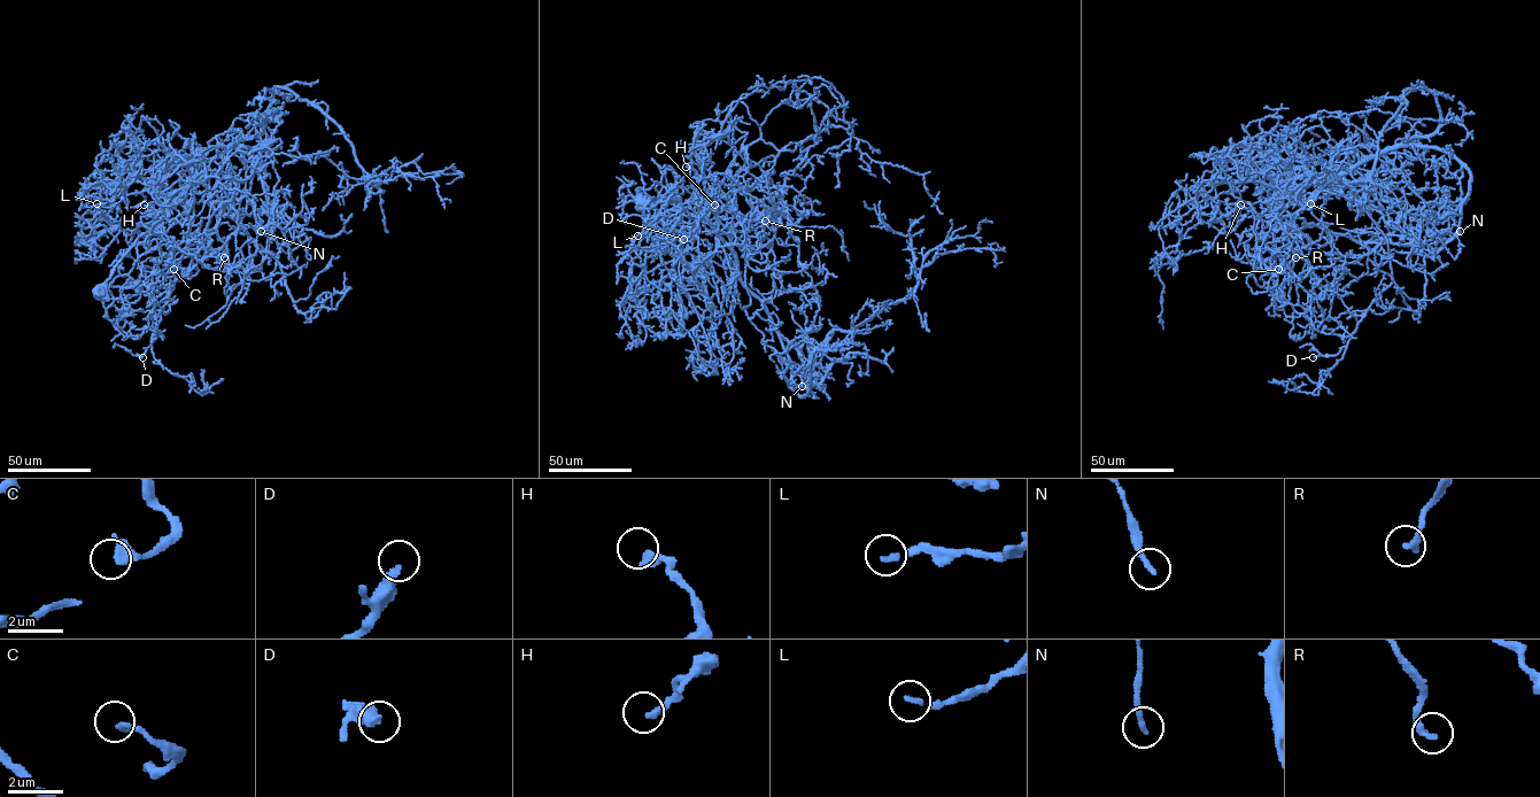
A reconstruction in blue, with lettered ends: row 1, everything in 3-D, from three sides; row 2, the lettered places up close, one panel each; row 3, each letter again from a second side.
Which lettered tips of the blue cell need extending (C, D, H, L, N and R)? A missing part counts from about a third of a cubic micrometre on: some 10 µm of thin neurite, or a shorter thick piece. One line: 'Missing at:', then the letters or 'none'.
Missing at: D, L, N

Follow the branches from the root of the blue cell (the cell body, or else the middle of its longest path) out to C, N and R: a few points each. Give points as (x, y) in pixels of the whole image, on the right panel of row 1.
C: (1277, 291), (1284, 303), (1289, 300), (1290, 277), (1282, 268), (1271, 230), (1274, 241), (1283, 244), (1278, 269)
N: (1277, 291), (1293, 216), (1383, 149), (1468, 170), (1459, 231), (1422, 255), (1411, 230), (1447, 208), (1460, 231)
R: (1277, 291), (1275, 244), (1290, 222), (1270, 191), (1290, 167), (1277, 218), (1295, 257)

